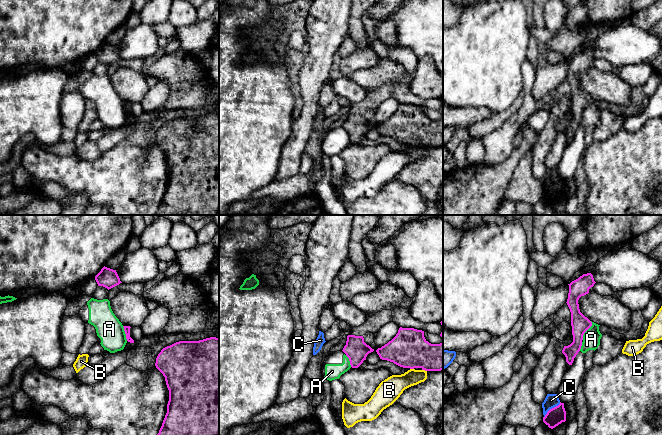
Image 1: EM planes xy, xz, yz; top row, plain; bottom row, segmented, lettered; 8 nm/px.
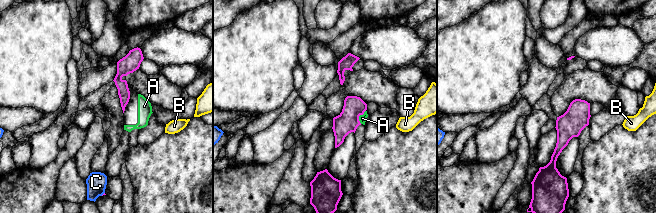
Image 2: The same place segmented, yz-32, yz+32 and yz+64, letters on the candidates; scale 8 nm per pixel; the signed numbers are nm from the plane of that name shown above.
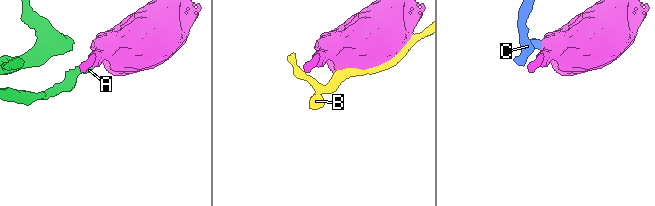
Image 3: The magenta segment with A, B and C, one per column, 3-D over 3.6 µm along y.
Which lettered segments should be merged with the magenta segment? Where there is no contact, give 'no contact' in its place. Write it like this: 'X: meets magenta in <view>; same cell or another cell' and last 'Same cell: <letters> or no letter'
A: meets magenta in yz; another cell
B: meets magenta in xz; another cell
C: meets magenta in yz; another cell
Same cell: no letter

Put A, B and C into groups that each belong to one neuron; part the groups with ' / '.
A / B / C

